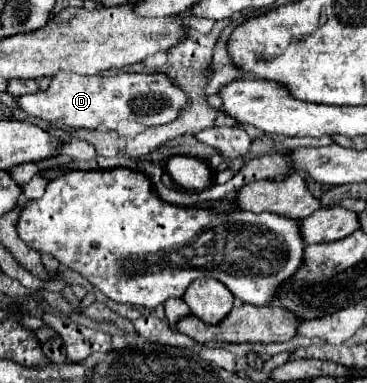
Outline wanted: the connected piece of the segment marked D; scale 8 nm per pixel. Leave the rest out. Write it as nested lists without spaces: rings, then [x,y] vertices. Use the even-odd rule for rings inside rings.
[[[60,73],[56,79],[52,79],[50,87],[44,93],[34,93],[34,95],[20,95],[16,99],[16,105],[20,111],[26,111],[28,115],[40,117],[52,125],[58,127],[84,127],[84,129],[108,129],[114,131],[118,129],[120,121],[136,121],[140,125],[152,127],[152,125],[164,125],[176,119],[178,111],[184,109],[188,101],[188,95],[178,89],[172,79],[160,73],[116,73],[116,75],[68,75]]]

